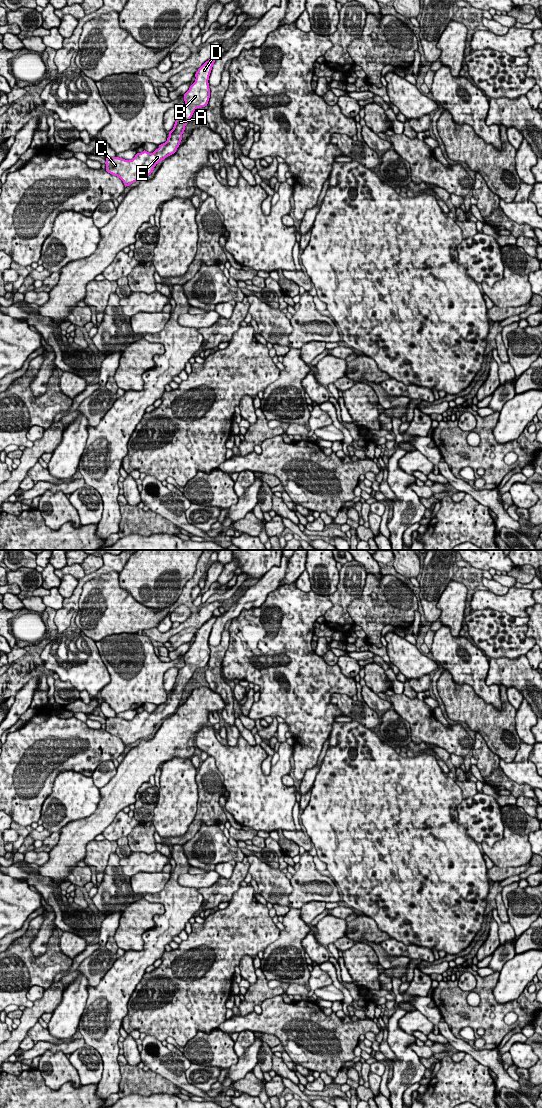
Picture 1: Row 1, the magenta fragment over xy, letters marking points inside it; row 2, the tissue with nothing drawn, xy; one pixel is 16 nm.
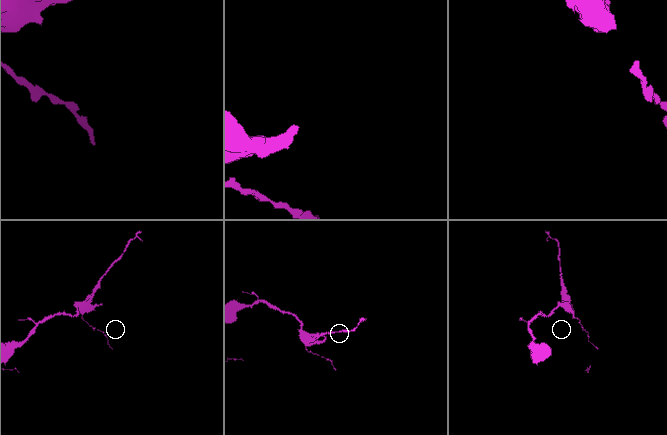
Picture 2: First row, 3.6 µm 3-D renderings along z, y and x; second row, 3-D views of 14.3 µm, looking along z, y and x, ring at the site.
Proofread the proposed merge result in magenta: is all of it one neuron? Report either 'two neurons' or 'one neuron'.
one neuron

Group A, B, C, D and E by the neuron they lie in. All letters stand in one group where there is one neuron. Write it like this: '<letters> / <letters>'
A B C D E

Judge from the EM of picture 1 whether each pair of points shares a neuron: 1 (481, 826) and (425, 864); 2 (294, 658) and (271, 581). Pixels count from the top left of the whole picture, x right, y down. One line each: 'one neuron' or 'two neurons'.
1: two neurons
2: two neurons

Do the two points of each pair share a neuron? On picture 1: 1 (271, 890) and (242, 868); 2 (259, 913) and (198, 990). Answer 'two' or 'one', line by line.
1: two
2: one

